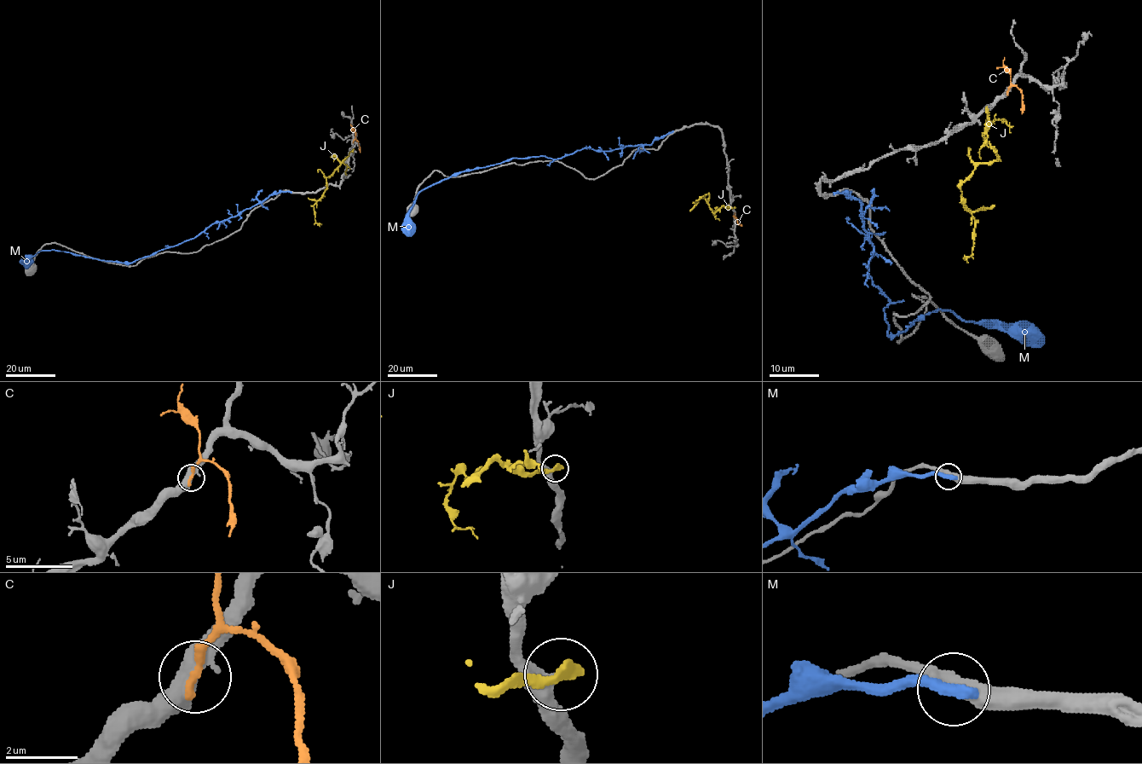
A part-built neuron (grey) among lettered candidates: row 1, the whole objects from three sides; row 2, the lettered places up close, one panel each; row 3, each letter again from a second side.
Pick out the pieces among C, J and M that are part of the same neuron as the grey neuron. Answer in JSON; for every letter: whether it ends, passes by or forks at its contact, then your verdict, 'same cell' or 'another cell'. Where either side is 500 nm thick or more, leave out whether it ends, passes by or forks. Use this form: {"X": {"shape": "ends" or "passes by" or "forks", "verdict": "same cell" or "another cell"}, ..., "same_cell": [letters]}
{"C": {"verdict": "another cell"}, "J": {"shape": "ends", "verdict": "another cell"}, "M": {"shape": "ends", "verdict": "another cell"}, "same_cell": []}

